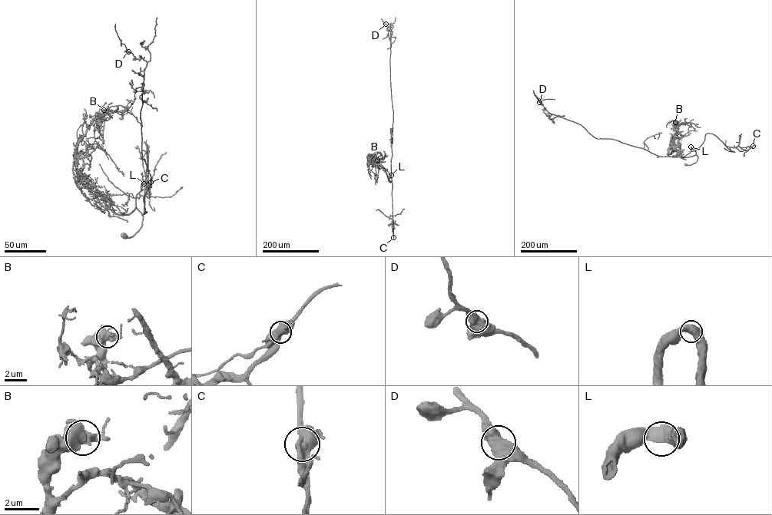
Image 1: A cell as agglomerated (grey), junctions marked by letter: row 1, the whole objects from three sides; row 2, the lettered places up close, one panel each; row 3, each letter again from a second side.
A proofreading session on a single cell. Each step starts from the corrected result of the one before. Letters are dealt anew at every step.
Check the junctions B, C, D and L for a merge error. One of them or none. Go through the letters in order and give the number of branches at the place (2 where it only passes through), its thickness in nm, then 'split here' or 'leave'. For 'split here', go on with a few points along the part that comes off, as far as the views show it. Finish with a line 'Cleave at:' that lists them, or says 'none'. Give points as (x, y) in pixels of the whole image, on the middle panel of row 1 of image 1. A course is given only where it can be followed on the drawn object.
B: branches 2; calibre 700 nm; leave
C: branches 2; calibre 700 nm; split here; course (393, 237), (394, 228)
D: branches 2; calibre 700 nm; leave
L: branches 2; calibre 600 nm; leave
Cleave at: C

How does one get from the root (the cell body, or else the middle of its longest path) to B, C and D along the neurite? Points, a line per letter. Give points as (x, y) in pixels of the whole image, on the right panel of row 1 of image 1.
B: (685, 164), (695, 163), (697, 156), (680, 155), (675, 122)
C: (685, 164), (697, 161), (696, 151), (690, 146), (691, 151), (698, 148), (707, 133), (730, 146), (753, 146)
D: (685, 164), (697, 160), (690, 146), (683, 156), (660, 156), (597, 138), (539, 102)

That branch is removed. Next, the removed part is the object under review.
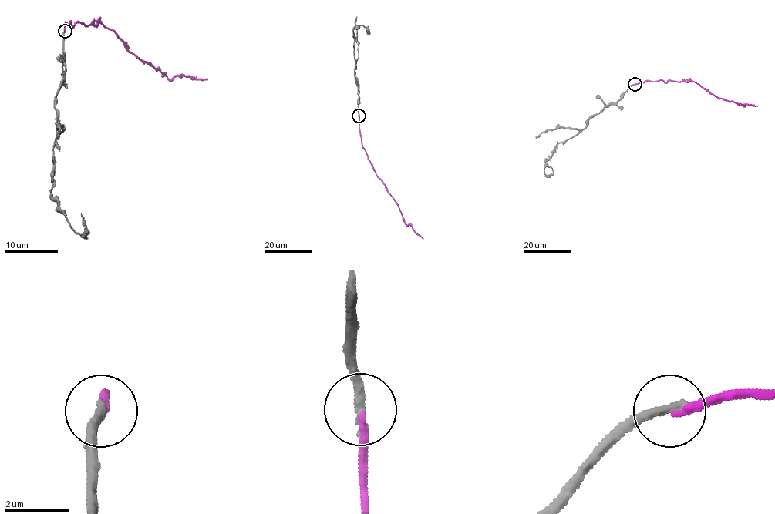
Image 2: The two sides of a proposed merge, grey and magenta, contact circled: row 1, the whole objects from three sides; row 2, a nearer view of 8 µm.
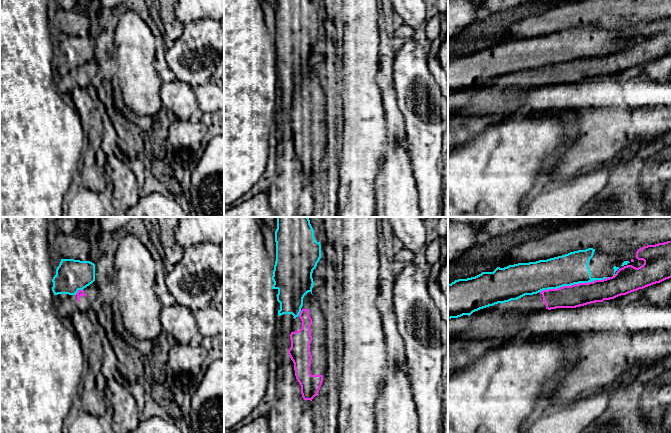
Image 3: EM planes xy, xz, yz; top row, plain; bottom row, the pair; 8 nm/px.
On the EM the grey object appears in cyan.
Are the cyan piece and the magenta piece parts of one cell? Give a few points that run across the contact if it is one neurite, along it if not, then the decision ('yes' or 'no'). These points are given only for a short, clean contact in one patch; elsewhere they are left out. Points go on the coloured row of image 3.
no

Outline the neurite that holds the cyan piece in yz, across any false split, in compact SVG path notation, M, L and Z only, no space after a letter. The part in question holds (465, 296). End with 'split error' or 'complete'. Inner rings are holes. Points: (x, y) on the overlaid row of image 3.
M588 248L547 260L497 267L493 272L482 272L475 277L455 280L448 284L448 319L470 316L480 309L537 294L543 290L603 280L614 276L620 268L627 265L638 268L644 261L636 258L636 252L637 250L623 249L606 254Z; split error

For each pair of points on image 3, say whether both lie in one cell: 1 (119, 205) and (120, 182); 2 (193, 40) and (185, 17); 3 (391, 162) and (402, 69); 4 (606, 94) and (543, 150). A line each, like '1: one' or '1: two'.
1: one
2: two
3: two
4: two

